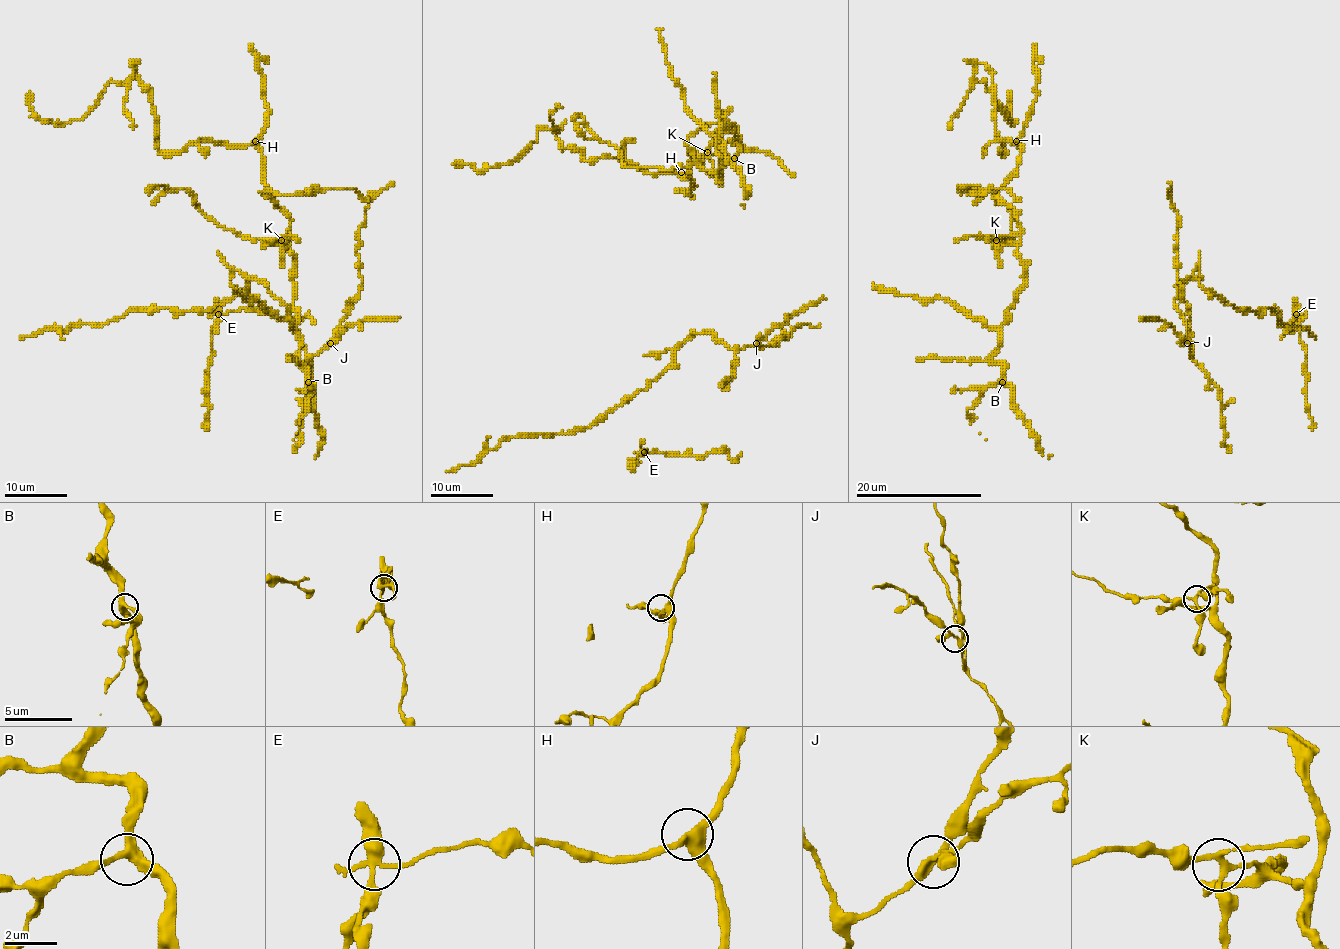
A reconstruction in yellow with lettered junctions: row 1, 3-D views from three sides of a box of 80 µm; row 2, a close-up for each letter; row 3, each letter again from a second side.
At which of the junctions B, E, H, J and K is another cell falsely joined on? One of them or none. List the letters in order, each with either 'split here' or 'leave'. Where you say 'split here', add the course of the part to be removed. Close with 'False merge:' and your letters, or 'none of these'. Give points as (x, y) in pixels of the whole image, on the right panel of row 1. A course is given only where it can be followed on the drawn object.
B: leave
E: split here; foreign part runs (1296, 313), (1297, 309), (1300, 318), (1293, 320), (1305, 316), (1299, 324)
H: leave
J: leave
K: leave
False merge: E

